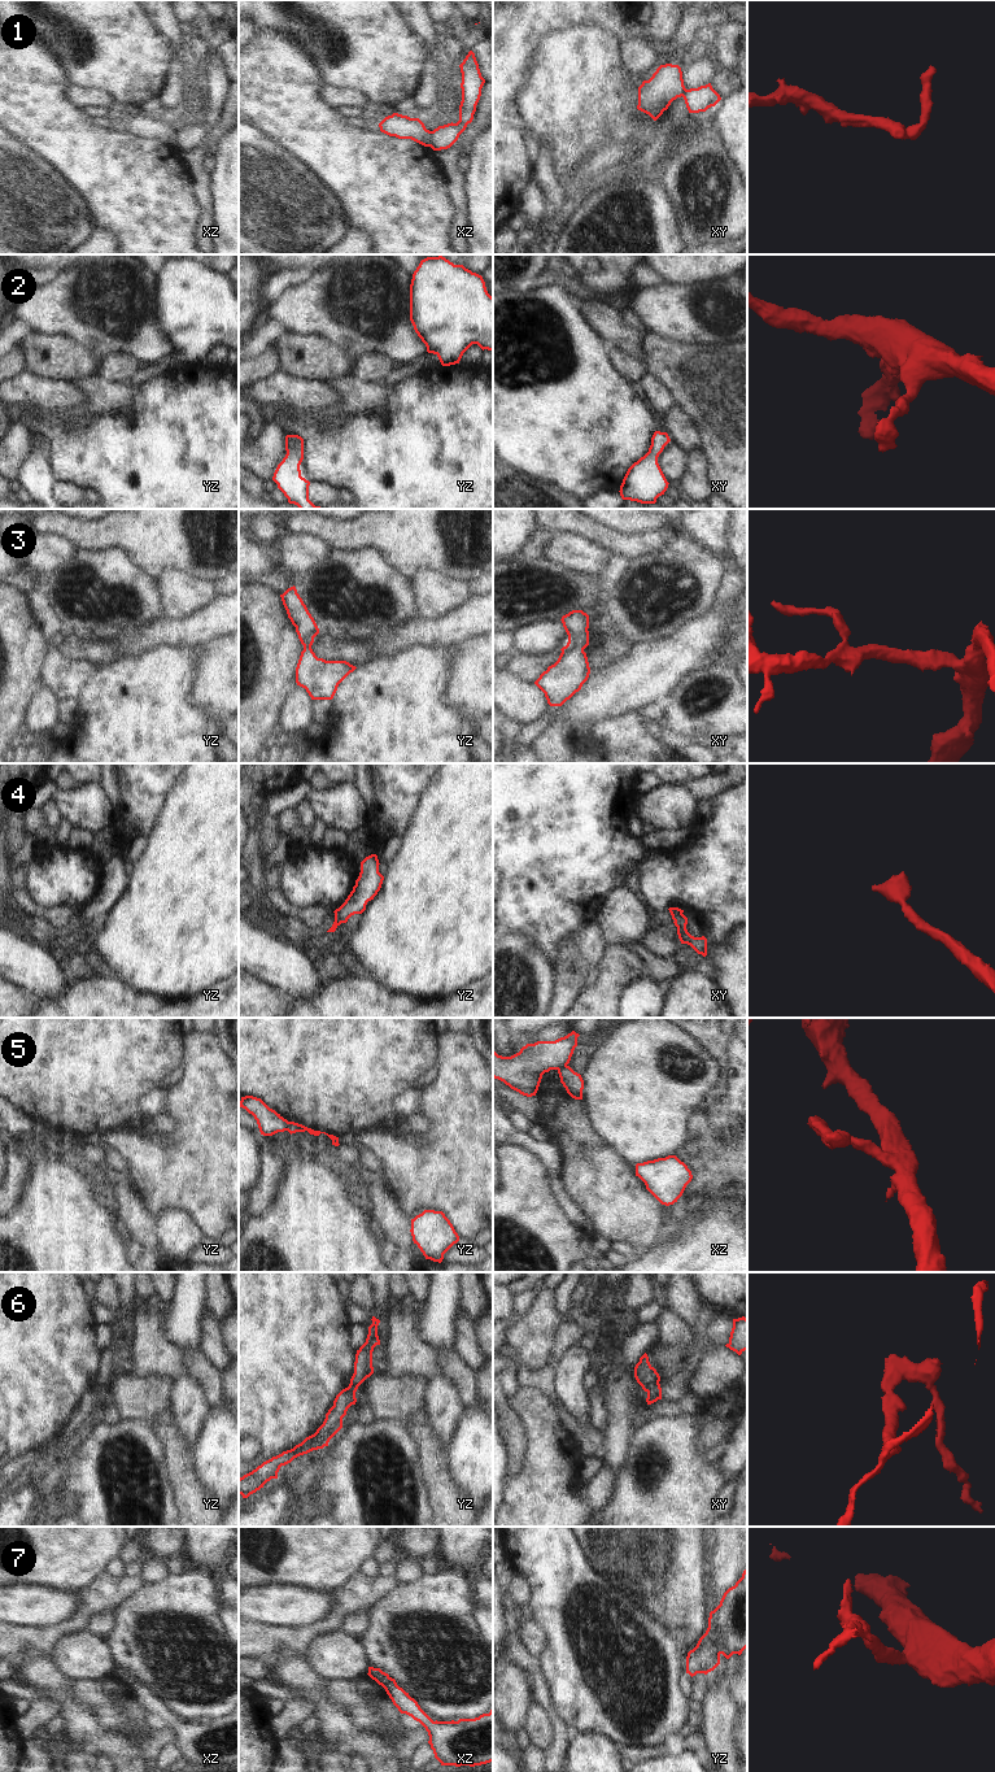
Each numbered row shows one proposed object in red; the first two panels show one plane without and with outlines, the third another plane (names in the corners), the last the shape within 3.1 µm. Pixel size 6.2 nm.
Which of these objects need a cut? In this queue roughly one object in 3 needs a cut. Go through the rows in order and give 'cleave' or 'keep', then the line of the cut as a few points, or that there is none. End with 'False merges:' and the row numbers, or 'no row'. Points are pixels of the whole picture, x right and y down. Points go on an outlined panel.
1: cleave | xz (431, 131), (430, 146)
2: keep | no cut
3: keep | no cut
4: keep | no cut
5: cleave | yz (289, 1122), (286, 1130)
6: cleave | xy (658, 1380), (642, 1388)
7: keep | no cut
False merges: 1, 5, 6

